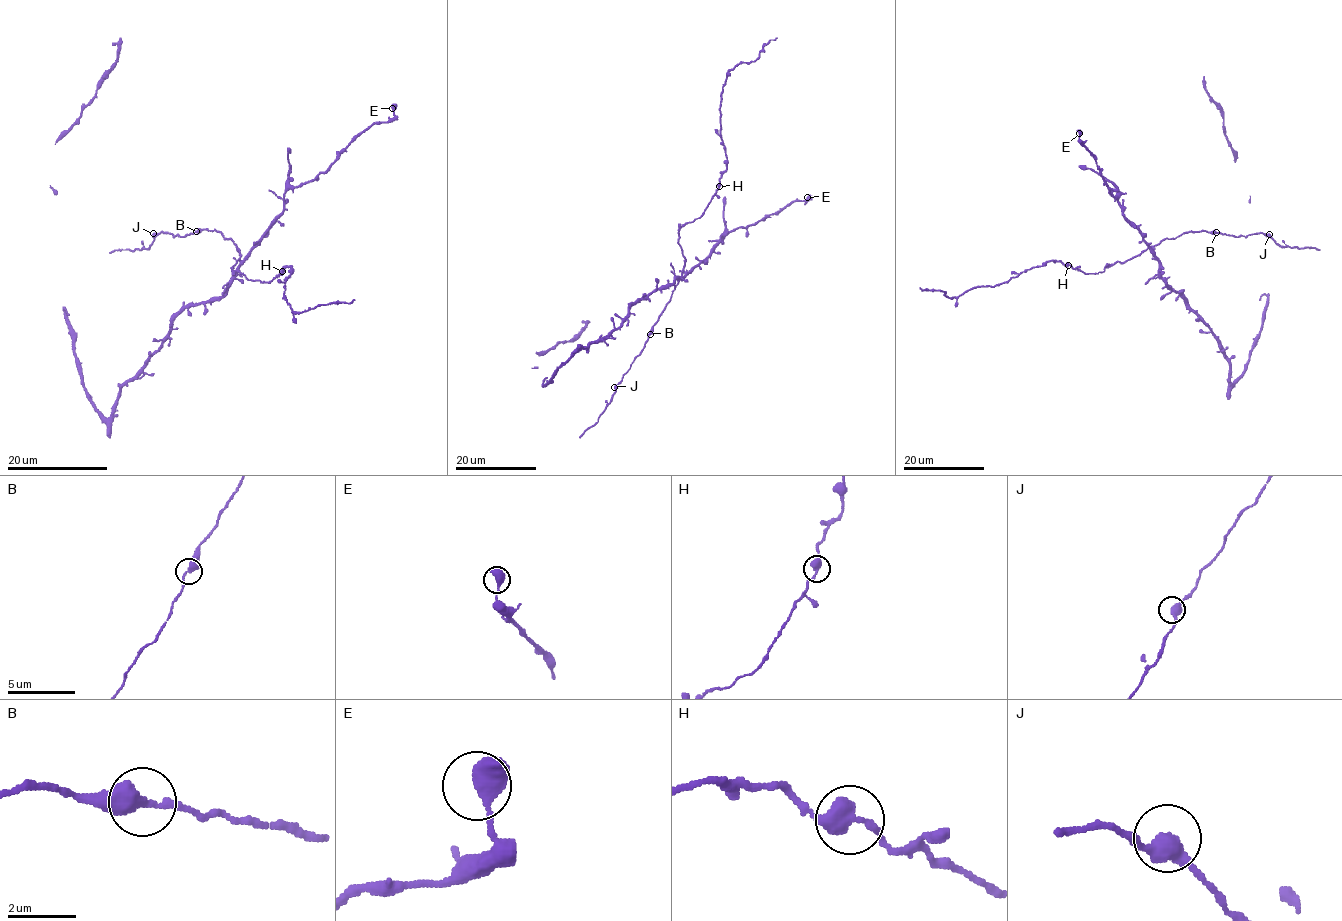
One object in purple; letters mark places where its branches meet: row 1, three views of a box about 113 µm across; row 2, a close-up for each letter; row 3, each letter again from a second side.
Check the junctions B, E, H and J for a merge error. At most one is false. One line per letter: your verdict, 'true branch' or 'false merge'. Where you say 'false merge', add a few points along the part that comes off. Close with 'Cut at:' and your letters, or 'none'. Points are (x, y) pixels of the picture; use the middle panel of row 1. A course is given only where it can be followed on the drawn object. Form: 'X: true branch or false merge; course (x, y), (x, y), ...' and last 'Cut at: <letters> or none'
B: true branch
E: true branch
H: true branch
J: true branch
Cut at: none

